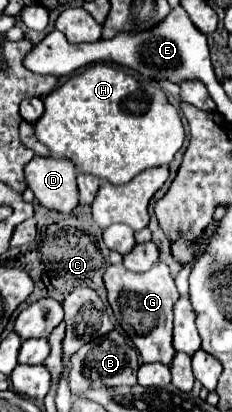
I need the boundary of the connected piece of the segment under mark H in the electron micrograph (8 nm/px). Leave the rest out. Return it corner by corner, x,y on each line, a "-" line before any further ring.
95,64
85,72
71,76
65,84
55,88
49,96
43,98
27,98
21,102
21,116
27,122
35,122
35,136
55,154
69,158
79,172
93,174
97,178
109,180
111,184
127,184
139,172
165,166
173,160
177,150
185,142
185,130
179,118
179,112
169,104
167,96
159,88
149,88
149,94
141,88
139,80
125,74
123,70

